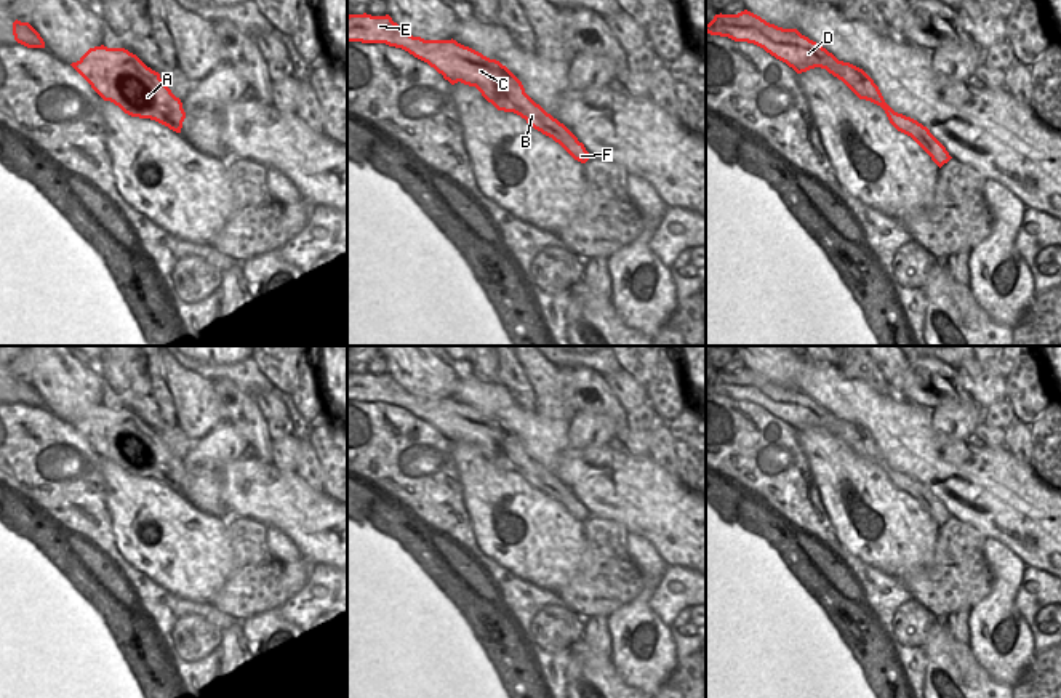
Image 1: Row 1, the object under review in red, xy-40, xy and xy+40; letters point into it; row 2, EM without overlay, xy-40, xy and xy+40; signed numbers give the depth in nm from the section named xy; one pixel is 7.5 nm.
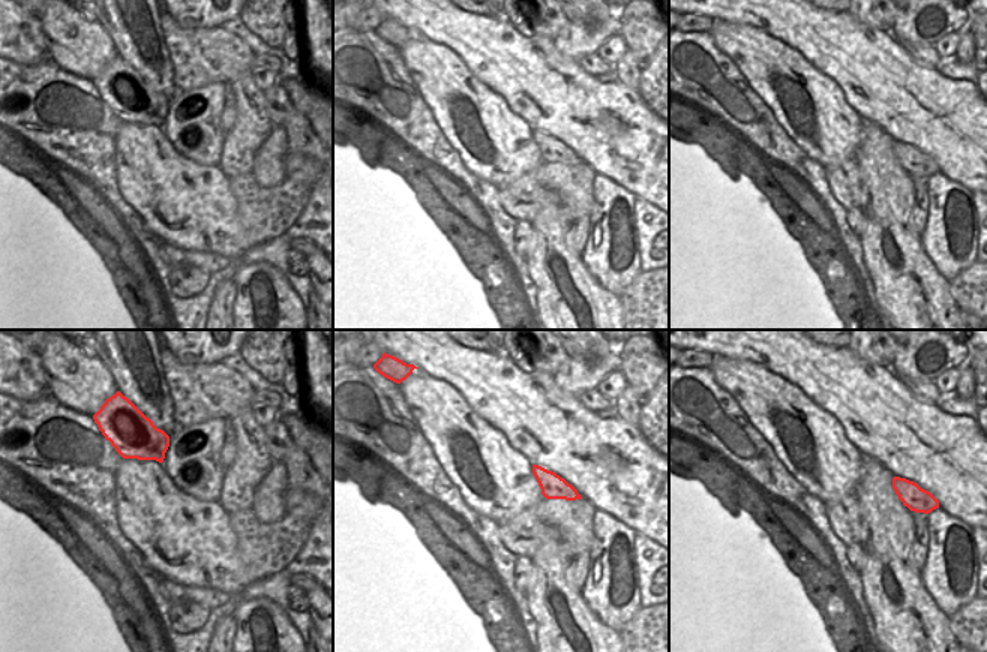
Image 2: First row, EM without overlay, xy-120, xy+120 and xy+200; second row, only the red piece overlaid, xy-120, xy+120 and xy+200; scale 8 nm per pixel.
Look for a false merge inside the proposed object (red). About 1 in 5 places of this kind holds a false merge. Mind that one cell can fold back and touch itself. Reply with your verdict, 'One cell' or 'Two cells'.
One cell.

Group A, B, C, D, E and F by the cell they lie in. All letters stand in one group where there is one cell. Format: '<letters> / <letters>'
A B C D E F

